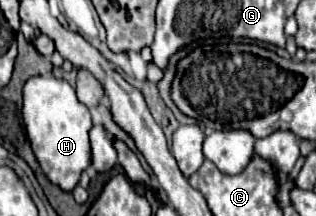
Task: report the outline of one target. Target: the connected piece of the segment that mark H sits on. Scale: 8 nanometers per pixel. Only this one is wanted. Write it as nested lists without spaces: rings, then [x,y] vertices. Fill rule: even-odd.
[[[31,76],[23,86],[21,116],[27,140],[41,170],[61,190],[71,192],[77,186],[81,172],[89,168],[91,146],[87,136],[93,126],[89,108],[77,100],[75,88],[69,86],[67,80],[55,76]]]

